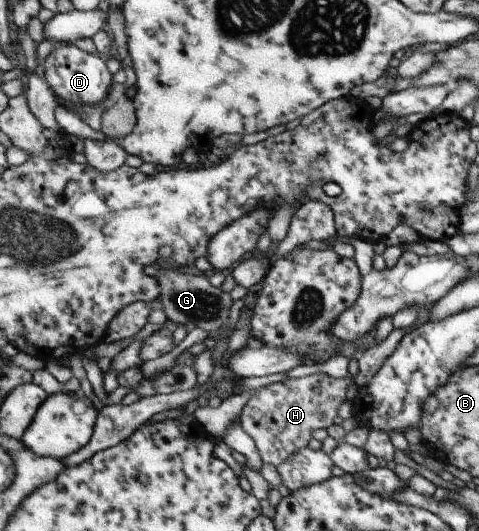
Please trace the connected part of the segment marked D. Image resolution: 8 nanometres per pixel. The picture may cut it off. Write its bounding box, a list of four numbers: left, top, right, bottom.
[44,43,116,105]

